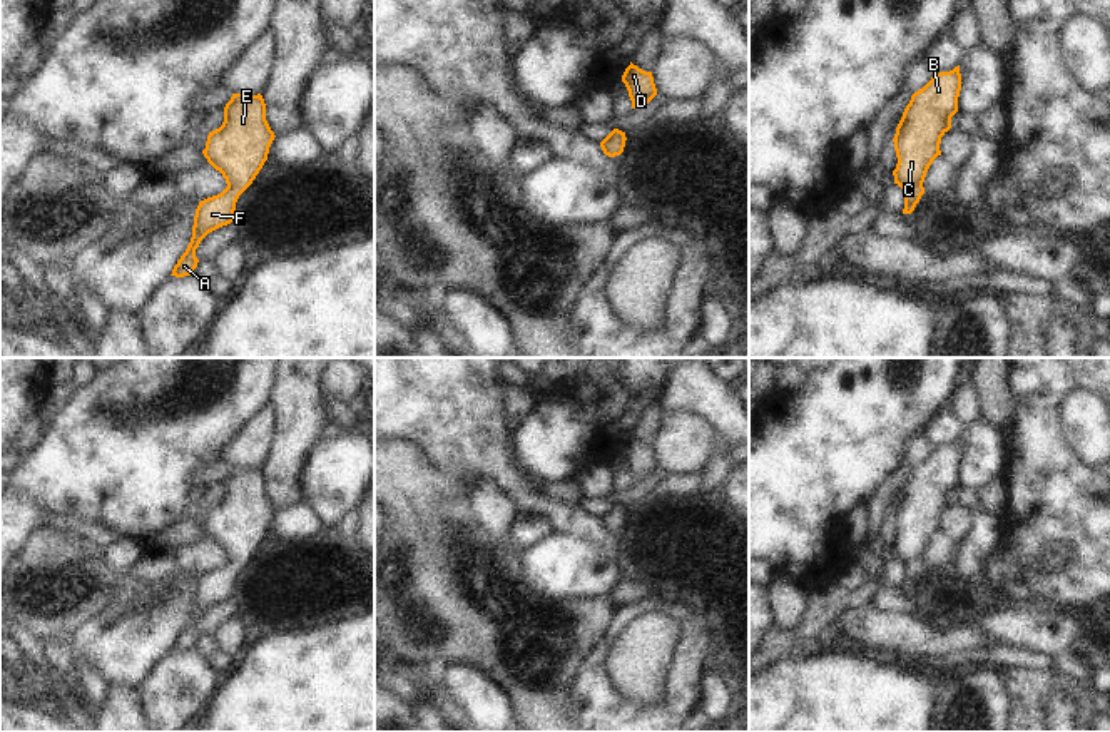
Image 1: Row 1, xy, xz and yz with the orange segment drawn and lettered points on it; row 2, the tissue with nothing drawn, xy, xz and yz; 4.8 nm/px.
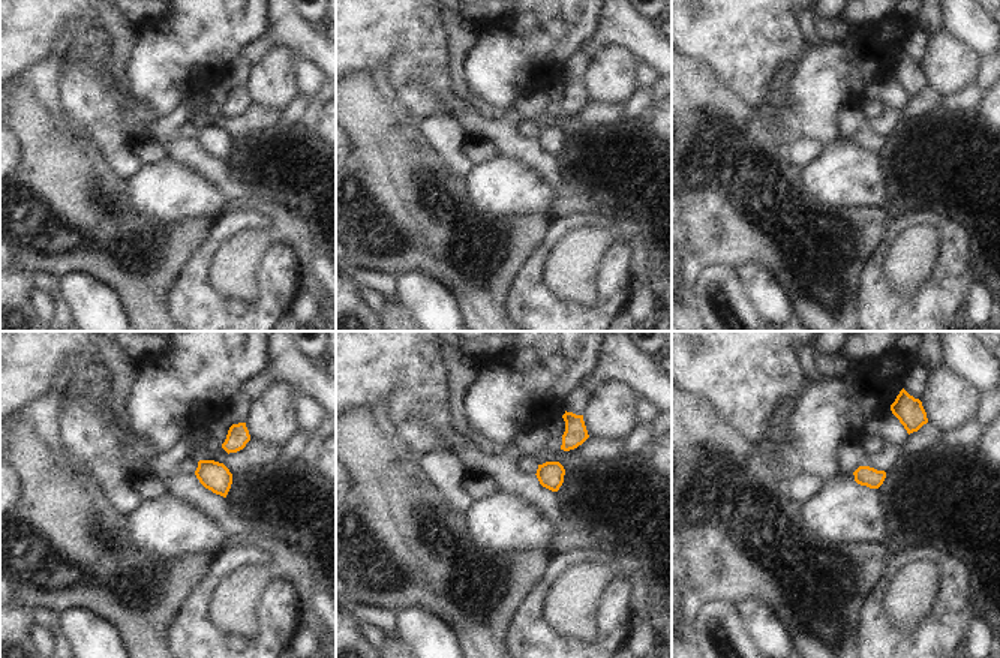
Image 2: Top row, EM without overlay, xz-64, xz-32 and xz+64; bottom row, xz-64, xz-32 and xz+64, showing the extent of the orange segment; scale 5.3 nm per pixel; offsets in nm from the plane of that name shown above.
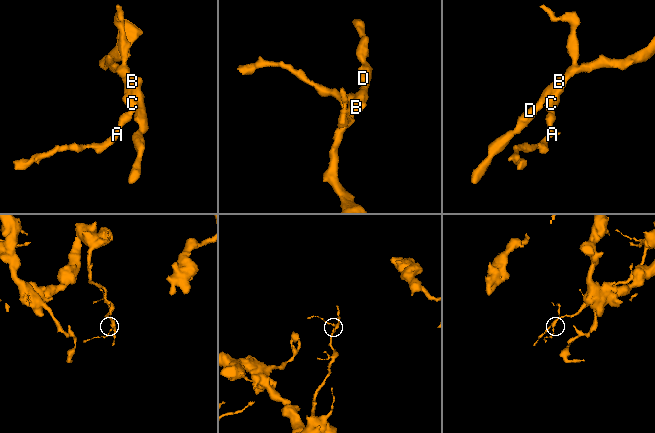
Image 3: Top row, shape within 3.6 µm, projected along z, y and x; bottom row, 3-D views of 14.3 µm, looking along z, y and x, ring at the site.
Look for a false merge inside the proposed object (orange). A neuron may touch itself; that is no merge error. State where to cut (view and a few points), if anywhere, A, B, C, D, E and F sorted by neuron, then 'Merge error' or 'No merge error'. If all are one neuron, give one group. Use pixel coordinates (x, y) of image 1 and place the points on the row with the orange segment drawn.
No split. Groups: A B C D E F. No merge error

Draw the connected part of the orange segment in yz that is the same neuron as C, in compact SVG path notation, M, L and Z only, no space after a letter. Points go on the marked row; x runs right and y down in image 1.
M960 65L939 72L911 95L894 134L898 157L894 184L904 191L903 214L911 214L924 194L924 177L933 160L941 155L941 137L951 129L961 90Z

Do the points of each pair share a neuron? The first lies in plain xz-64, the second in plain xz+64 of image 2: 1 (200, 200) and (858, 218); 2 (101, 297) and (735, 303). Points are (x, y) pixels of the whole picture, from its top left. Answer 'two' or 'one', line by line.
1: two
2: two

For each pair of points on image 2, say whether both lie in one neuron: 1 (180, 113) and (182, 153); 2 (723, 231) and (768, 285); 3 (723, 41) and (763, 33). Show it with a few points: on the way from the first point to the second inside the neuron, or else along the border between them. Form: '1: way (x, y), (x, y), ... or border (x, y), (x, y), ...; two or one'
1: way (173, 123), (173, 143); one
2: border (738, 267), (745, 264), (765, 266), (780, 284); two
3: way (733, 33), (753, 33); one

